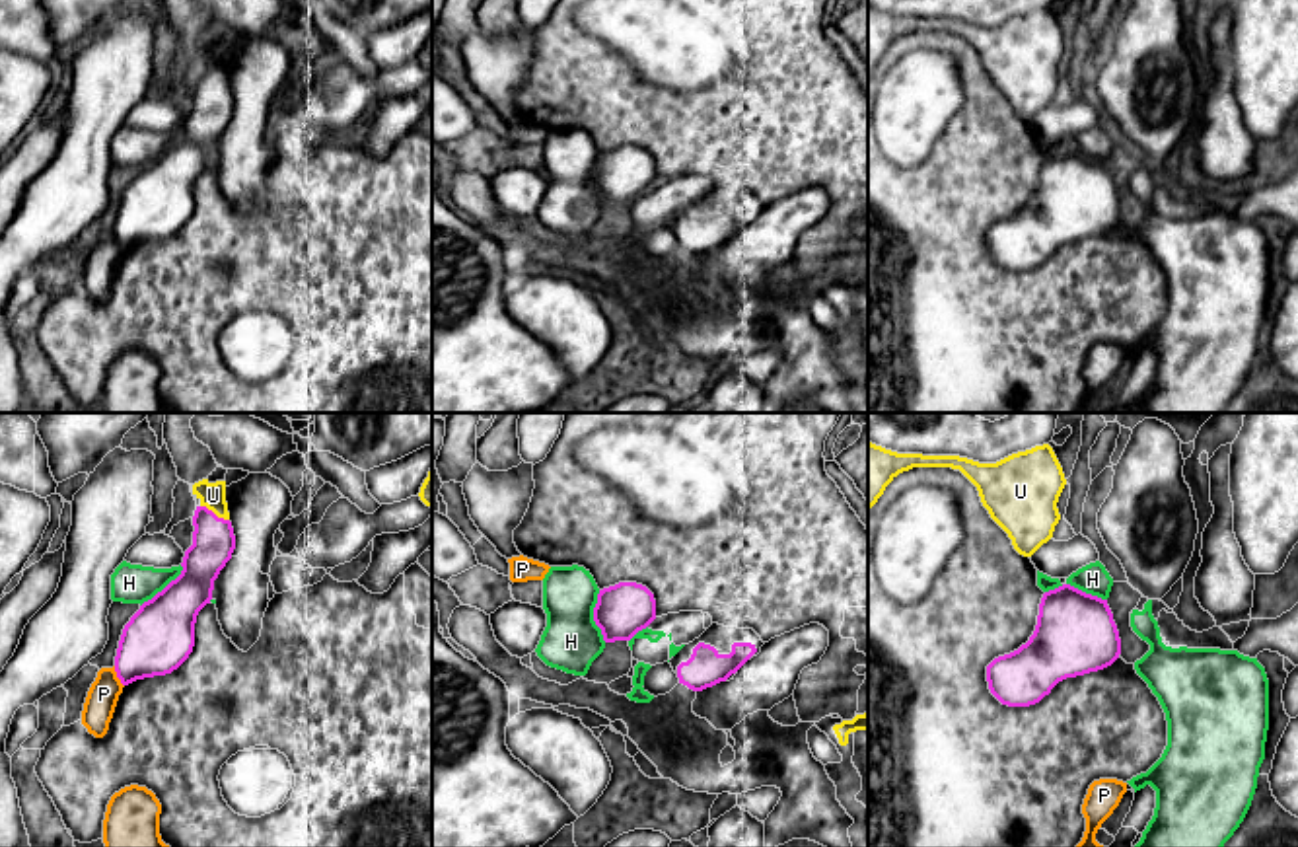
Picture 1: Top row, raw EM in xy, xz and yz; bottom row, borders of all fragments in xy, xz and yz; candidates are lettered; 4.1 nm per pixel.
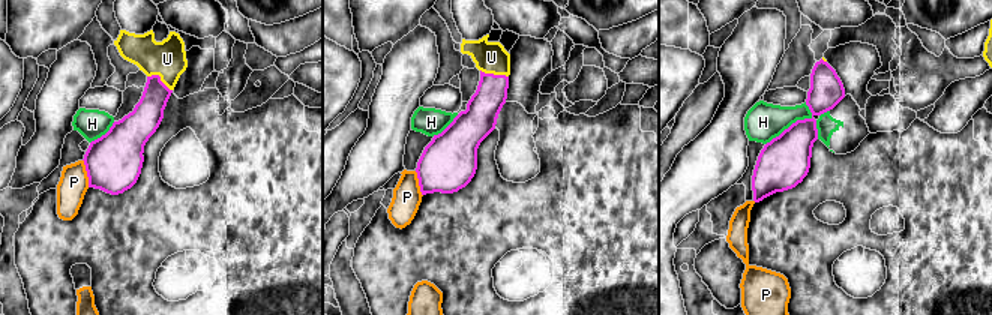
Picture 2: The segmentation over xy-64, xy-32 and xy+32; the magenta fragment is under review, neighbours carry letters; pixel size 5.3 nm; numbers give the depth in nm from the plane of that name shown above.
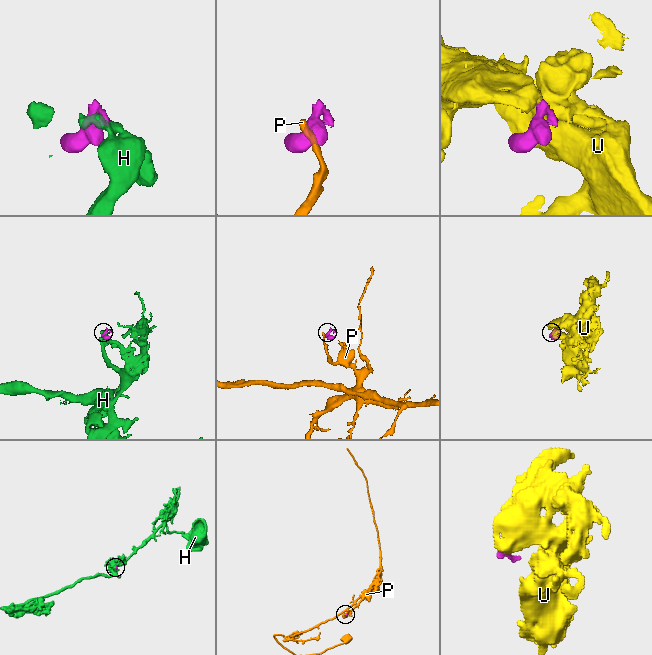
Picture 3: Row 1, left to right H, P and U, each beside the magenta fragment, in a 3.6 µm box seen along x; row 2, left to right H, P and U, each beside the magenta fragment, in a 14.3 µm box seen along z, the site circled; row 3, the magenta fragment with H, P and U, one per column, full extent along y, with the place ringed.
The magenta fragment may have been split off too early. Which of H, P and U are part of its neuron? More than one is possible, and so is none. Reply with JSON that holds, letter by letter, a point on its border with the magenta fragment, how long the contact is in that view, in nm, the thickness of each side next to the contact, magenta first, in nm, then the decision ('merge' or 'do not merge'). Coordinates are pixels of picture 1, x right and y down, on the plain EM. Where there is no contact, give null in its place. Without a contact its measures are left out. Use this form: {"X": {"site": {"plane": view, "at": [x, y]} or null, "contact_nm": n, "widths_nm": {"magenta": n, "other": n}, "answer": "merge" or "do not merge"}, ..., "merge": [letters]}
{"H": {"site": {"plane": "xz", "at": [594, 180]}, "contact_nm": 220, "widths_nm": {"magenta": 220, "other": 240}, "answer": "do not merge"}, "P": {"site": {"plane": "xy", "at": [117, 240]}, "contact_nm": 100, "widths_nm": {"magenta": 280, "other": 130}, "answer": "do not merge"}, "U": {"site": {"plane": "xy", "at": [213, 76]}, "contact_nm": 140, "widths_nm": {"magenta": 180, "other": 110}, "answer": "merge"}, "merge": ["U"]}

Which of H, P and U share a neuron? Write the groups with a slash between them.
H / P / U

